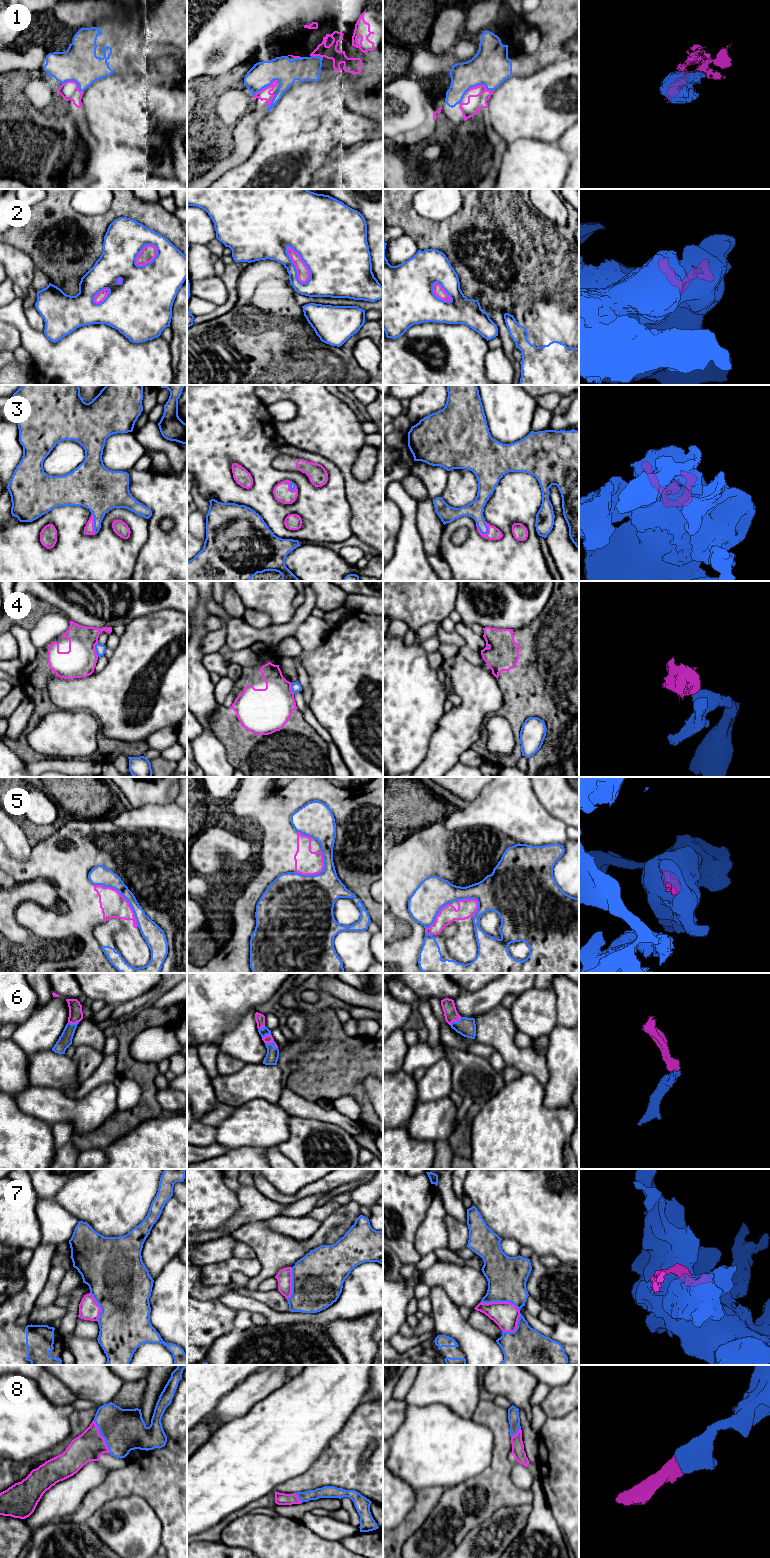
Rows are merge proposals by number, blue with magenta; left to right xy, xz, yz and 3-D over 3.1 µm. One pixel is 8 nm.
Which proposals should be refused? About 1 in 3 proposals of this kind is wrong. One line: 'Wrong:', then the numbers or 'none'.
Wrong: 2, 4, 5

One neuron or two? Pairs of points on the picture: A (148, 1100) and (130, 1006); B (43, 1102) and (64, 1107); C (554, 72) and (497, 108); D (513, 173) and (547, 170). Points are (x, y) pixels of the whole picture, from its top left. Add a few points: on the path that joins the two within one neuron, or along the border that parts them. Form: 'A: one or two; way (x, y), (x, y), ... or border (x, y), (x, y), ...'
A: two; border (151, 1001), (126, 1017)
B: one; way (48, 1104), (59, 1107)
C: one; way (540, 86), (518, 108), (511, 108)
D: one; way (521, 173), (531, 173), (539, 170)

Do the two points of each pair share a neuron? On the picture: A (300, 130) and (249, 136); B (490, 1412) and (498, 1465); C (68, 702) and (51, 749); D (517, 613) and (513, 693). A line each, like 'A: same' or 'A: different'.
A: different
B: same
C: different
D: different

